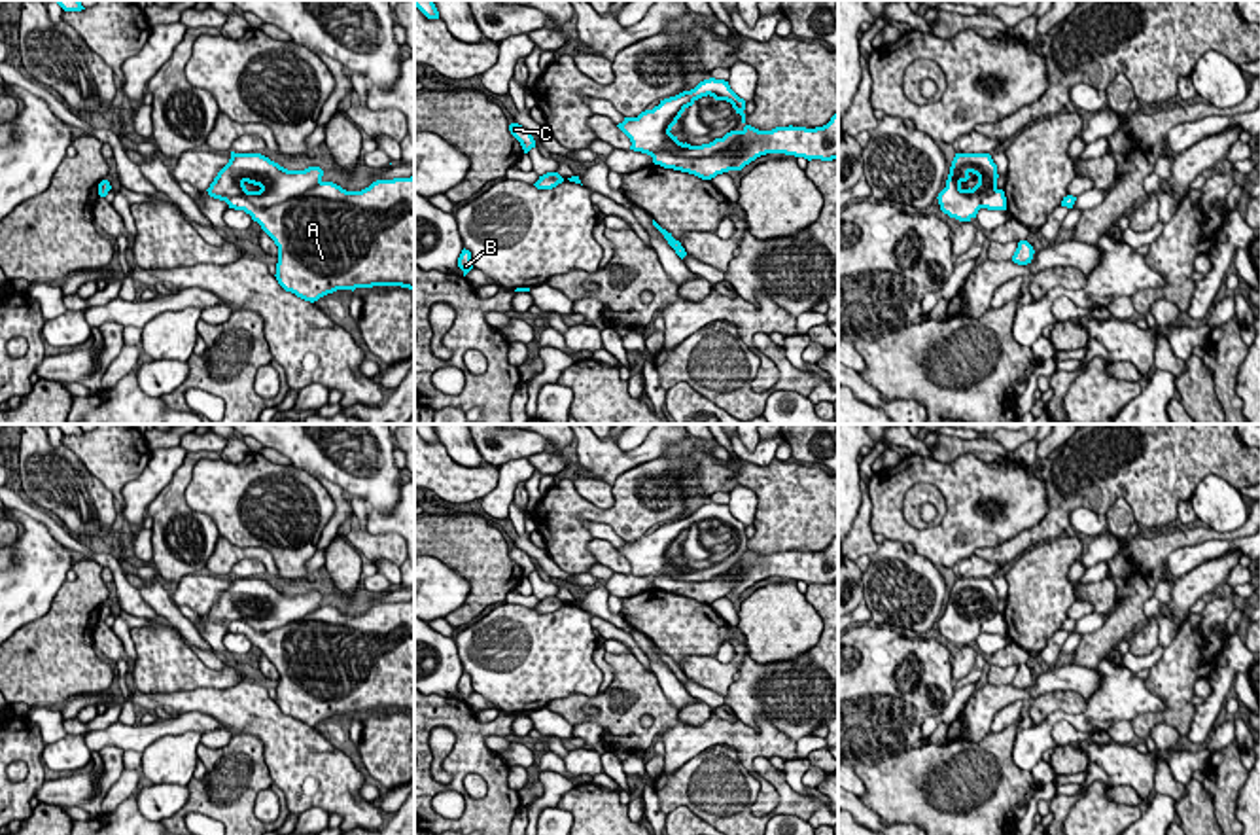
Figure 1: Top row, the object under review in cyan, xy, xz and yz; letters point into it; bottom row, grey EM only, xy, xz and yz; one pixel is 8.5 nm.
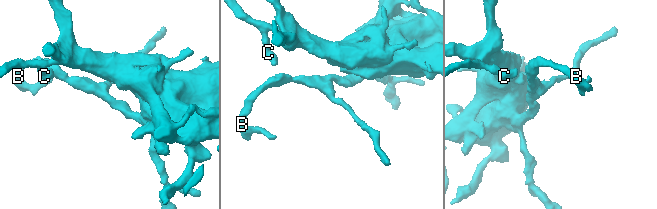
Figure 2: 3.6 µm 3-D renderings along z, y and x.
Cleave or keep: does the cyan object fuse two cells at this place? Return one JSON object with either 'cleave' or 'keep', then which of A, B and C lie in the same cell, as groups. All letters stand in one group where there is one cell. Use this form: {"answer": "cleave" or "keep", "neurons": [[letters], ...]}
{"answer": "cleave", "neurons": [["A", "B"], ["C"]]}

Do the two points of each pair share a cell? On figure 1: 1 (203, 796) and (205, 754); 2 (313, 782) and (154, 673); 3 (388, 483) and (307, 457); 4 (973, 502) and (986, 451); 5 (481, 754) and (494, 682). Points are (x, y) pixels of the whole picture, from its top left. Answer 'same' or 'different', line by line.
1: same
2: different
3: same
4: different
5: different

